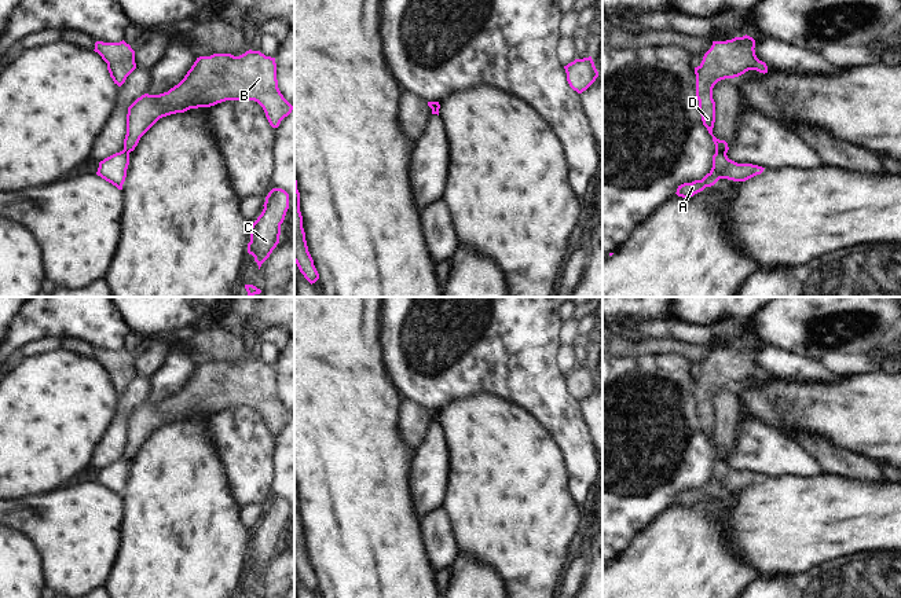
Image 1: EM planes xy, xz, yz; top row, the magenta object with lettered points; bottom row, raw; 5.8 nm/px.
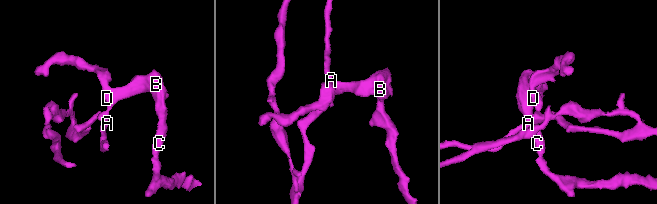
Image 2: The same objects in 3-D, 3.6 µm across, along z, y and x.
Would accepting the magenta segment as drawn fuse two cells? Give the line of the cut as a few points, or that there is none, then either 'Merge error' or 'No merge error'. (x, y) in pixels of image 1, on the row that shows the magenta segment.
Split along yz (715, 150), (725, 153). Merge error

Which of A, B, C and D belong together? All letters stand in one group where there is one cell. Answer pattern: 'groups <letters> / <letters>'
groups A / B C D

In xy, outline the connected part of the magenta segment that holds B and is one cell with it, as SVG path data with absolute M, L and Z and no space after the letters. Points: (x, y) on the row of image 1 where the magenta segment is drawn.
M252 49L239 56L231 54L199 56L184 78L168 92L160 95L144 93L128 107L124 151L129 155L129 153L138 146L140 137L160 118L176 113L184 113L190 109L210 107L226 100L257 102L263 107L272 128L278 128L281 121L294 109L278 88L275 58L265 56L260 51Z

